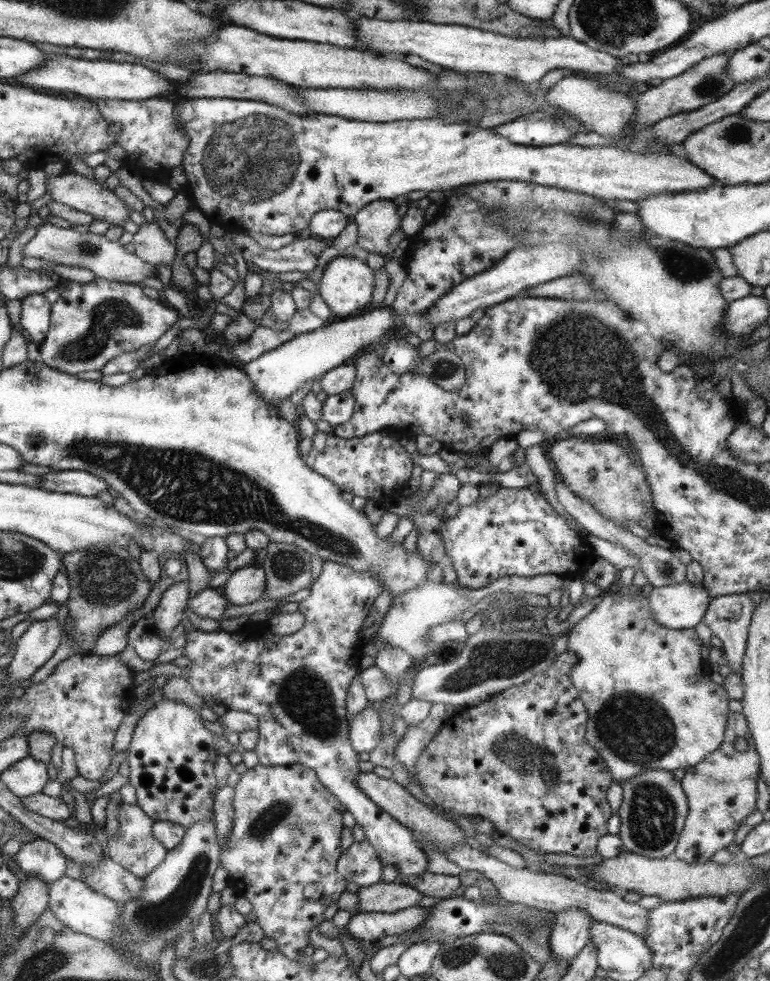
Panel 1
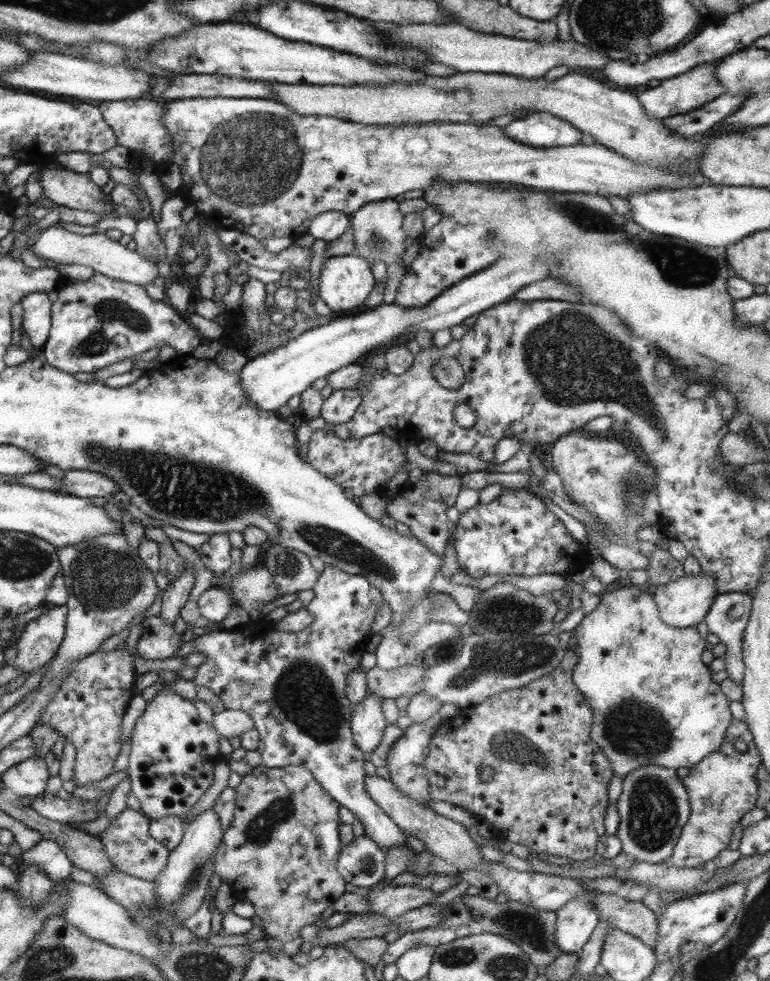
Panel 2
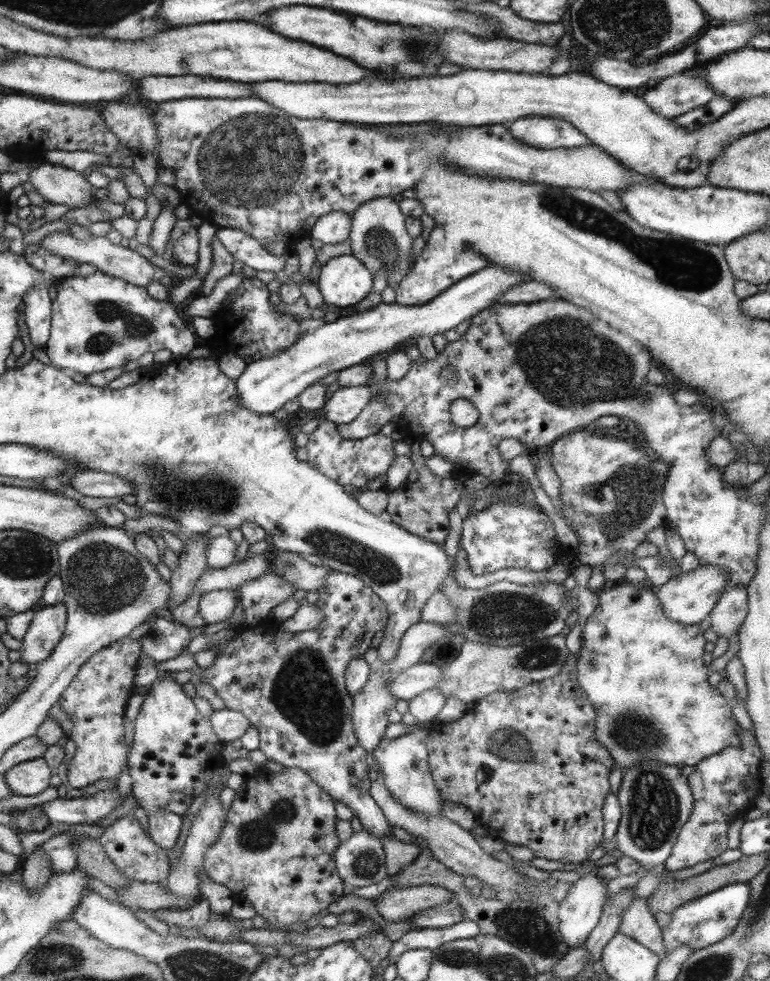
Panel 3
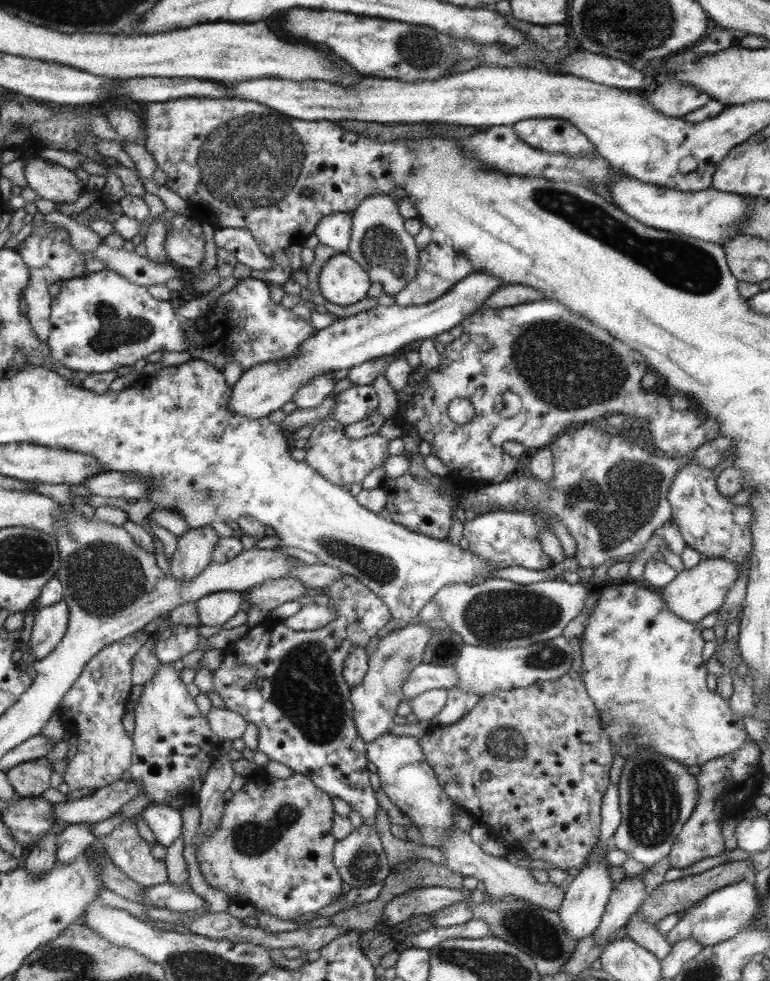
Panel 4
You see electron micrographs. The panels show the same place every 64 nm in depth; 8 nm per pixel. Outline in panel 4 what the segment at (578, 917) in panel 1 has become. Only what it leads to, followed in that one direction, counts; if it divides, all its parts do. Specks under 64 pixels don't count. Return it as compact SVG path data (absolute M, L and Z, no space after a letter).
M597 856L593 860L589 860L583 870L579 872L579 876L575 876L569 884L569 888L565 890L563 894L563 902L559 906L559 920L561 920L561 928L563 928L563 934L569 938L569 940L583 940L587 936L593 934L593 930L601 924L601 916L605 912L605 904L615 888L615 884L609 880L607 876L607 868L609 864L603 860L603 856Z

